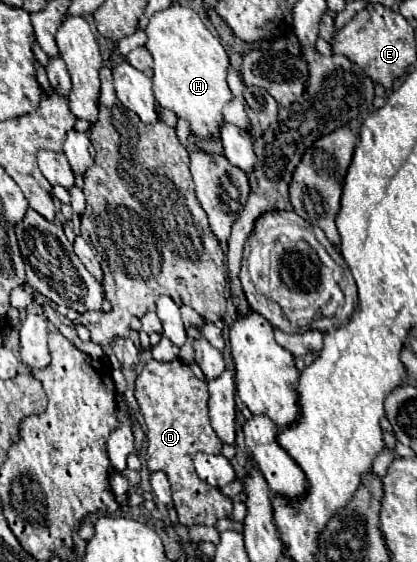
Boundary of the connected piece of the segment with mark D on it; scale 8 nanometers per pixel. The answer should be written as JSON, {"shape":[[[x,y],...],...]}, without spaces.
{"shape":[[[150,360],[136,378],[136,400],[148,426],[148,470],[150,474],[162,470],[168,476],[180,524],[188,528],[198,524],[214,526],[218,518],[228,518],[232,514],[232,500],[200,480],[192,466],[196,452],[220,454],[224,446],[208,420],[206,382],[198,380],[192,368],[180,360]]]}

